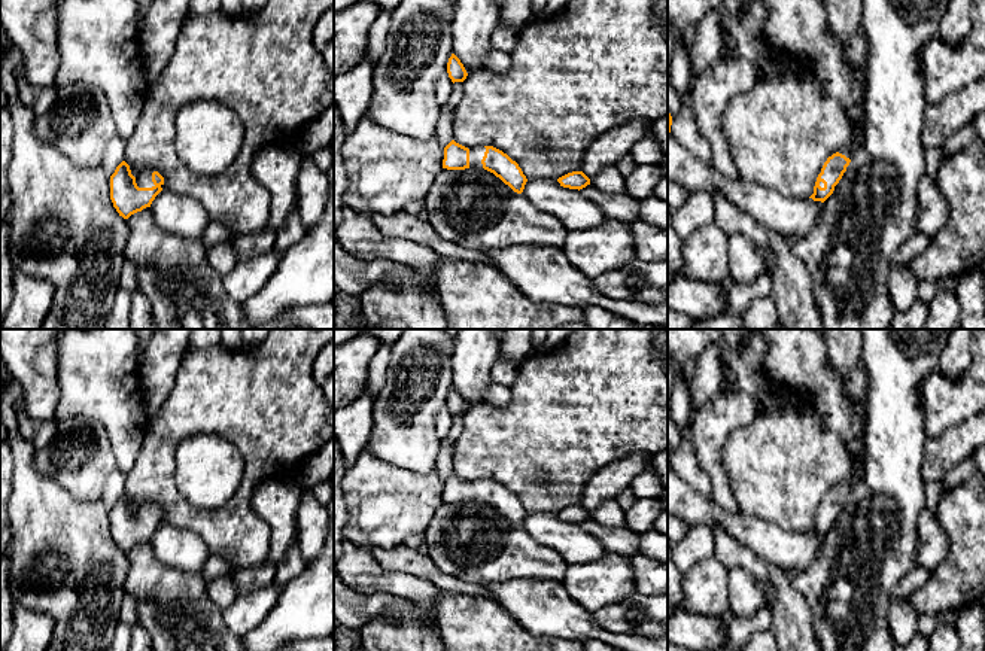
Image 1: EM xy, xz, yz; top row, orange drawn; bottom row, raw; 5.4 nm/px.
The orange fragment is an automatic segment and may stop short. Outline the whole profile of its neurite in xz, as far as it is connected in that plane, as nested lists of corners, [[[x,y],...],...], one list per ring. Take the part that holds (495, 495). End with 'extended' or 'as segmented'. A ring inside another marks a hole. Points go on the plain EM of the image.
[[[452,474],[444,481],[443,502],[484,502],[499,511],[514,526],[522,527],[528,515],[522,502],[507,487],[493,480],[465,481]]]; extended

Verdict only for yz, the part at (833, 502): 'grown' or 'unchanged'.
grown

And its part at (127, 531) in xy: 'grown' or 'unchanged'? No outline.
grown

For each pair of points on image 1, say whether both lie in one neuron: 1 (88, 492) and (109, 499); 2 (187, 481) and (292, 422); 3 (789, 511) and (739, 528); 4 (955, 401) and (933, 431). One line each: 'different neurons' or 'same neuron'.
1: different neurons
2: different neurons
3: different neurons
4: same neuron

